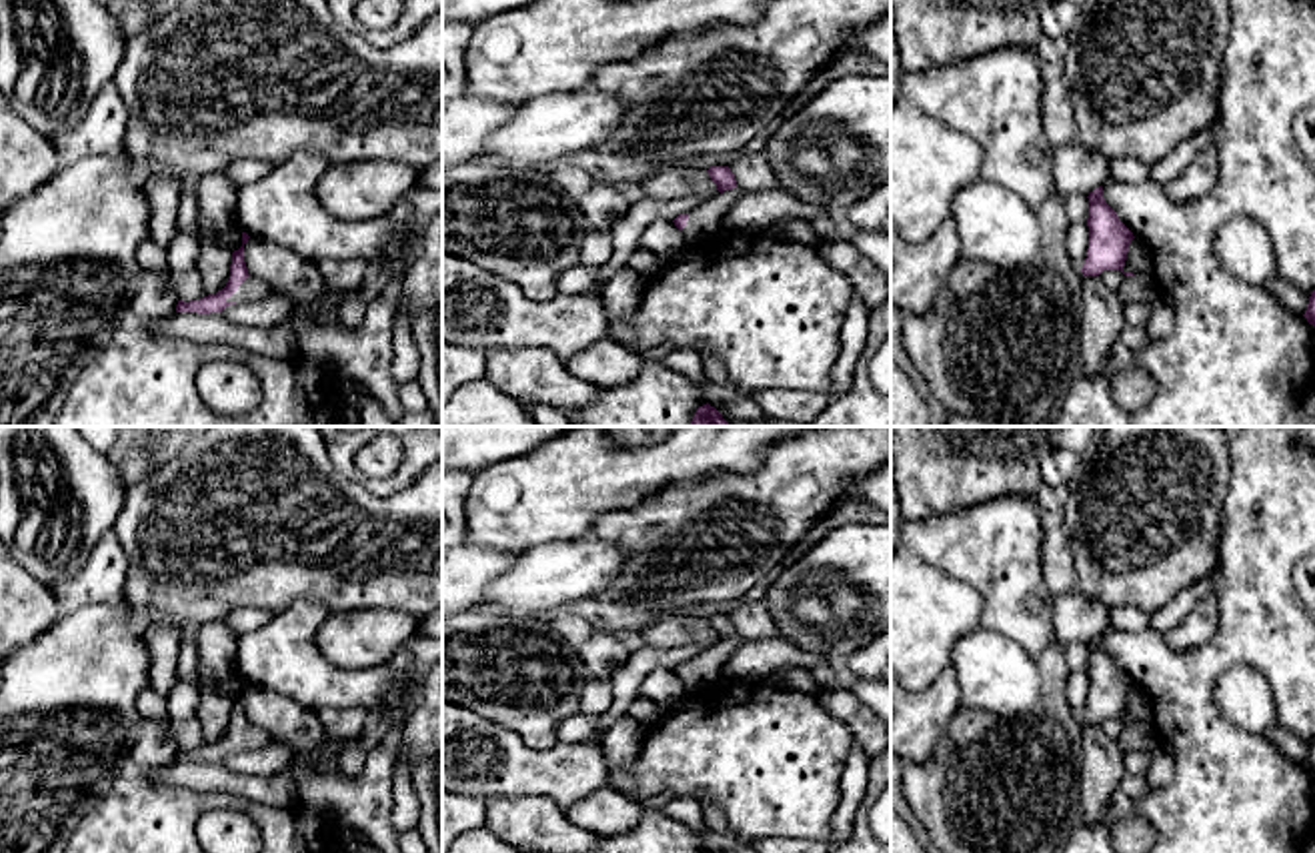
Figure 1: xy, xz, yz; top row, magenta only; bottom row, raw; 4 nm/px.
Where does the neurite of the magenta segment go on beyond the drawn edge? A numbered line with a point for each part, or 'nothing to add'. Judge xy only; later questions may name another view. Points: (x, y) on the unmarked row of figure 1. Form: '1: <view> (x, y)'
1: xy (253, 737)

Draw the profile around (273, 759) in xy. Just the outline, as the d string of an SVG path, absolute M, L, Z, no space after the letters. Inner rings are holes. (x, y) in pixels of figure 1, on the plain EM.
M274 741L264 749L242 749L230 753L222 759L222 763L238 773L270 777L286 771L292 753L294 751L290 745L286 745L284 741Z

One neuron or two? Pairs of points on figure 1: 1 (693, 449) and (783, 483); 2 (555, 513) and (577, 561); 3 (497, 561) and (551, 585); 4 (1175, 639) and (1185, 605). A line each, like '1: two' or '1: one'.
1: two
2: two
3: two
4: two

